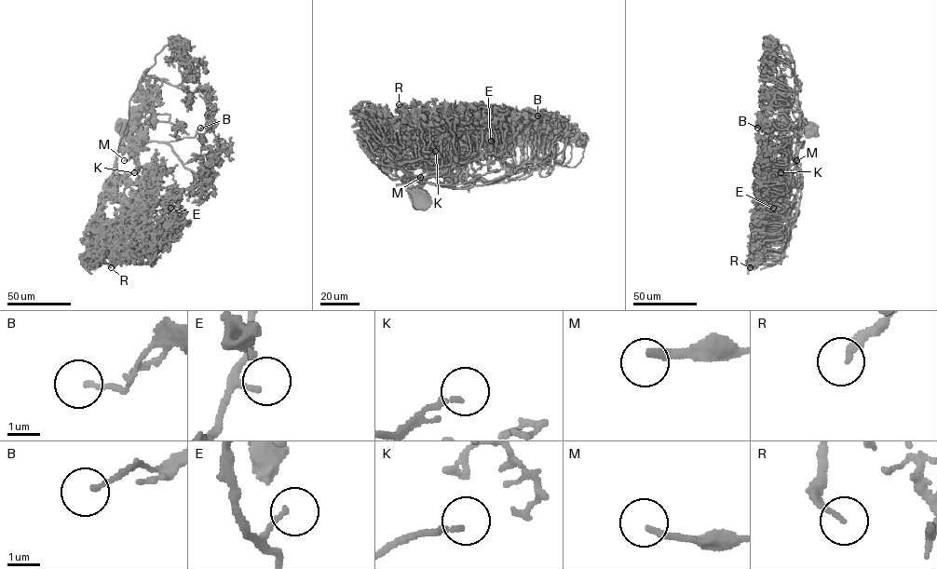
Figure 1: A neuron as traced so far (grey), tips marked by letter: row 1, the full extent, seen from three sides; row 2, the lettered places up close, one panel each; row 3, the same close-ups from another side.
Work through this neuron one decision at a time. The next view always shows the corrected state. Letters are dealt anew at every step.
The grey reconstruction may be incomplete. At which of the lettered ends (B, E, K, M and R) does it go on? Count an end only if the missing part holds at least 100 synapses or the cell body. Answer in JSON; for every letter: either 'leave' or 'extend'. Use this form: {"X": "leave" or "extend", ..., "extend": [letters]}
{"B": "leave", "E": "leave", "K": "leave", "M": "extend", "R": "leave", "extend": ["M"]}

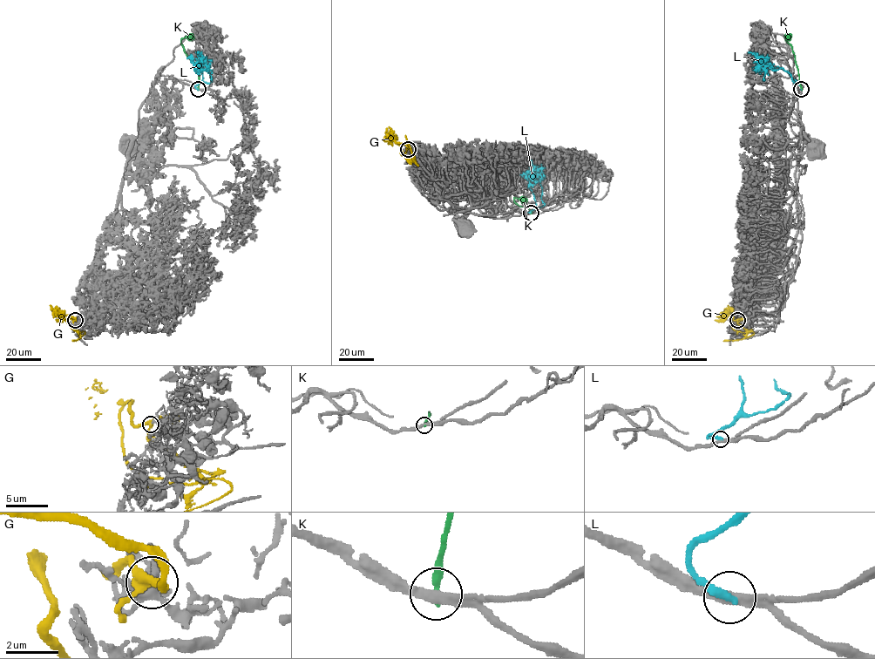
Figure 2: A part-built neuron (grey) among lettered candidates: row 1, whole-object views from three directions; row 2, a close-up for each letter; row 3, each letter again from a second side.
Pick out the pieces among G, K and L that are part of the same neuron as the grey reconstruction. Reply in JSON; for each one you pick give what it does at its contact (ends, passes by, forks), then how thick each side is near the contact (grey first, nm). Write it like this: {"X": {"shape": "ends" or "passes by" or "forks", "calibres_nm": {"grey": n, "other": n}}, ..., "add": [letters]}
{"add": []}

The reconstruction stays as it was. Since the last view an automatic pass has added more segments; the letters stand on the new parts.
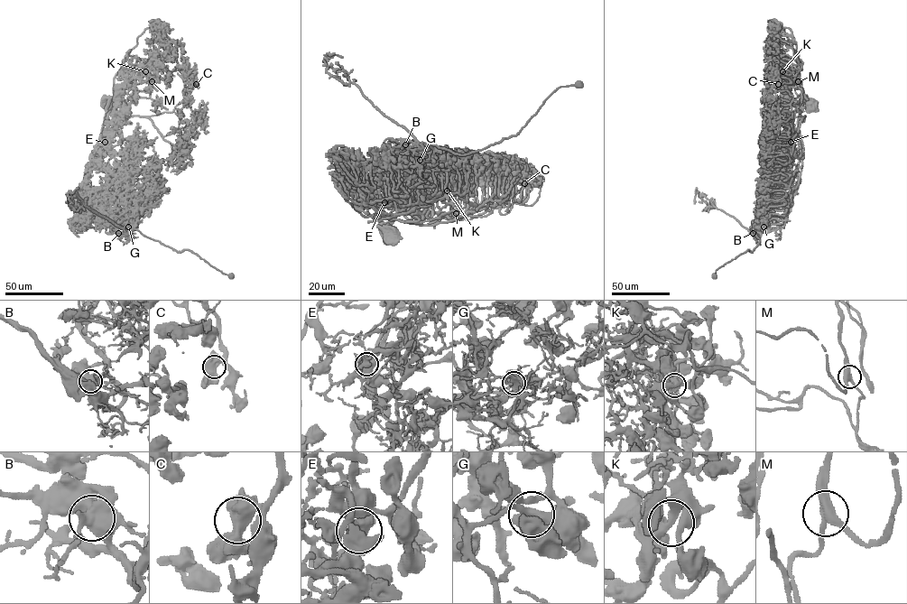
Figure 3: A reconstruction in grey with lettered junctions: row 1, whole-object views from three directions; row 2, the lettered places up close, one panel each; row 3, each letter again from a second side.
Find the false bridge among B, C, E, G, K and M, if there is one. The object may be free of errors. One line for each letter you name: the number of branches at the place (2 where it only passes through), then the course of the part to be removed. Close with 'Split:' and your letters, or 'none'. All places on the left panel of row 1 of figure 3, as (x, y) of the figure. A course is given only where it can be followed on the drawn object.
G: 3 | (128, 226), (128, 233), (137, 229), (177, 251), (190, 250), (234, 277)
Split: G

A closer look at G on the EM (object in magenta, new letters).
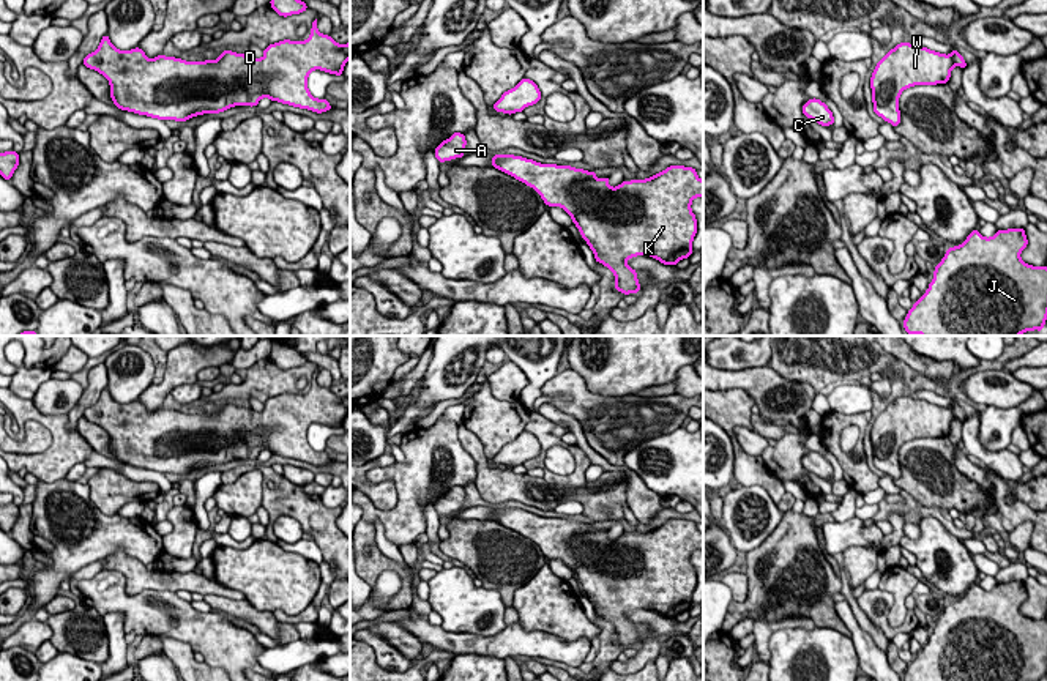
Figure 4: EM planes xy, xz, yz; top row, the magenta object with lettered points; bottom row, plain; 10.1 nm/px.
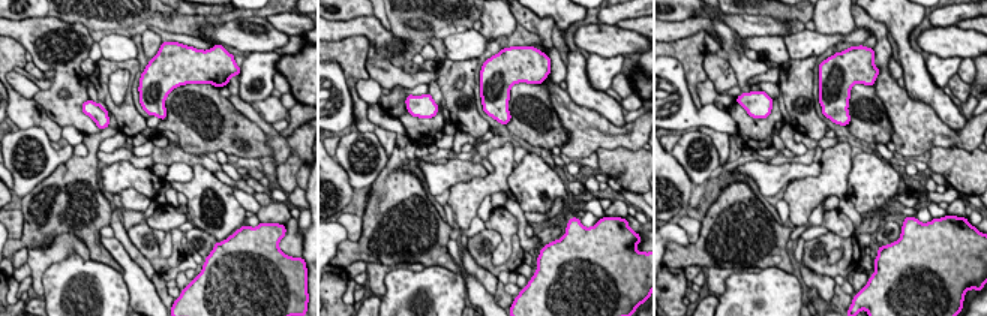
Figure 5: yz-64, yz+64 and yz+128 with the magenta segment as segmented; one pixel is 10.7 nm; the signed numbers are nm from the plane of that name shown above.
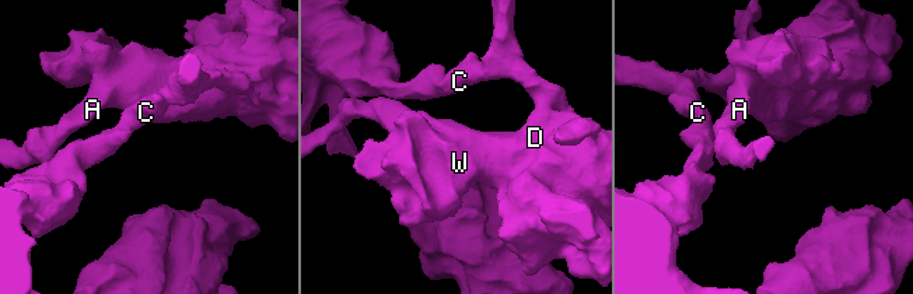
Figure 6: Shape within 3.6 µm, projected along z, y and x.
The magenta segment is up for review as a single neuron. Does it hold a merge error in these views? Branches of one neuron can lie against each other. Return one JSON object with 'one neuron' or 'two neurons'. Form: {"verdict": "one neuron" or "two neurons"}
{"verdict": "two neurons"}

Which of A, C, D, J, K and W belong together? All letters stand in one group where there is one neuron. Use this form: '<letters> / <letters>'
A / C D J K W

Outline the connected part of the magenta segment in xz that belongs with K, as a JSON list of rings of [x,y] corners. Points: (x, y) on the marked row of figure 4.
[[[533,159],[517,161],[517,169],[505,173],[533,188],[546,205],[561,207],[572,218],[594,260],[613,271],[615,288],[624,295],[640,290],[637,271],[626,263],[628,259],[651,255],[664,265],[676,265],[692,254],[697,219],[691,203],[695,197],[703,199],[703,180],[692,167],[670,166],[646,180],[623,180],[617,188],[609,184],[609,177],[598,178],[596,172]]]

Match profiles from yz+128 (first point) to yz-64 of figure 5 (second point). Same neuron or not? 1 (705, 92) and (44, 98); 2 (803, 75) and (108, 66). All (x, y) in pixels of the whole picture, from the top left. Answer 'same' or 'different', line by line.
1: different
2: same

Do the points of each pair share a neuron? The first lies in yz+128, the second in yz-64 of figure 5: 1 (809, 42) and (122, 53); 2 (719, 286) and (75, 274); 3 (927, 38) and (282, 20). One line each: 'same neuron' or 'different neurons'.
1: same neuron
2: different neurons
3: different neurons

